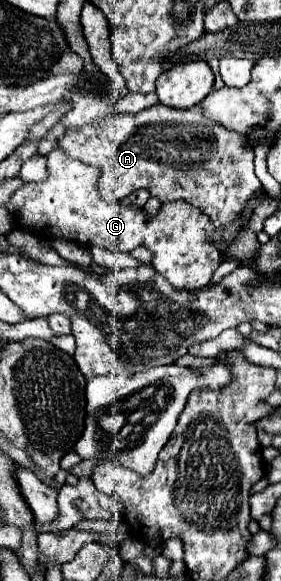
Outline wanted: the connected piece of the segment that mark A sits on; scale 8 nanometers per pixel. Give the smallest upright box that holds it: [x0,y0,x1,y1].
[58,103,262,227]

